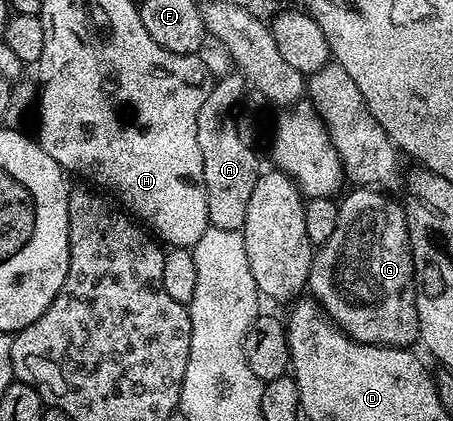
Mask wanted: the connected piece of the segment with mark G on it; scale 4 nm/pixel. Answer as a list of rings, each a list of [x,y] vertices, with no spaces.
[[[355,187],[350,191],[354,192],[347,191],[341,197],[332,238],[314,253],[309,295],[353,340],[362,344],[387,344],[390,348],[410,348],[419,343],[420,322],[405,207],[390,197],[393,195],[377,187]]]

